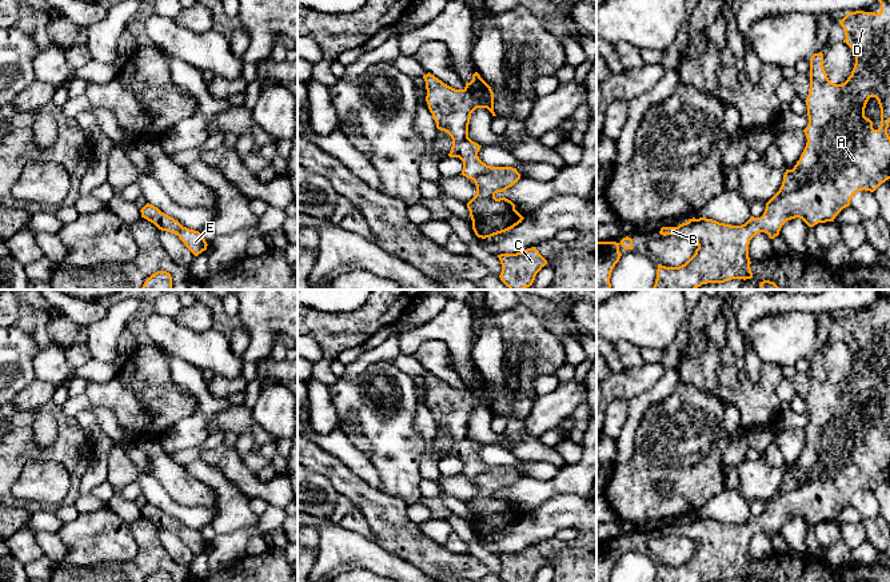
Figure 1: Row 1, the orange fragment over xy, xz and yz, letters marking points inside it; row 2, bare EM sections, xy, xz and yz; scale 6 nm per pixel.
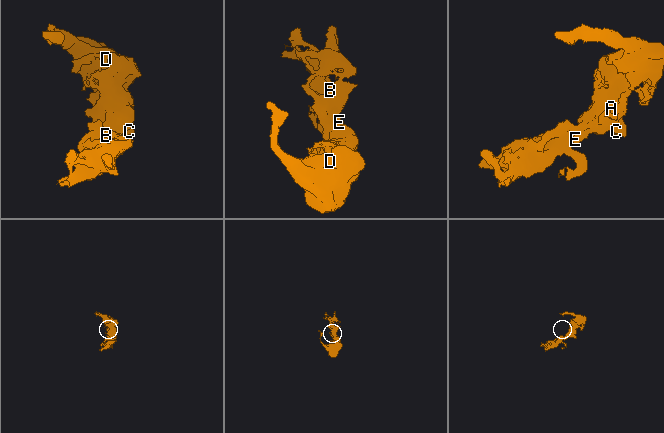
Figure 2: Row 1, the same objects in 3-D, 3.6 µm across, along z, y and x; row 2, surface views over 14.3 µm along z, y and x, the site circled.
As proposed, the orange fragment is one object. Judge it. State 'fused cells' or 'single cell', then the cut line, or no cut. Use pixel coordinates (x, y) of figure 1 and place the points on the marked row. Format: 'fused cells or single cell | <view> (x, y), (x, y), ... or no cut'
single cell | no cut

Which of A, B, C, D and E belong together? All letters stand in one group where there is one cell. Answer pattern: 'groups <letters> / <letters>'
groups A B C D E

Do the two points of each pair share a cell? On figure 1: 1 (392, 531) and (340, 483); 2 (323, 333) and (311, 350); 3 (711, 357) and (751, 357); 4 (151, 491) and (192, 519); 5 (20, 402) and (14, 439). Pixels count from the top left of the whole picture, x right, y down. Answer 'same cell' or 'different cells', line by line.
1: same cell
2: different cells
3: different cells
4: same cell
5: different cells

